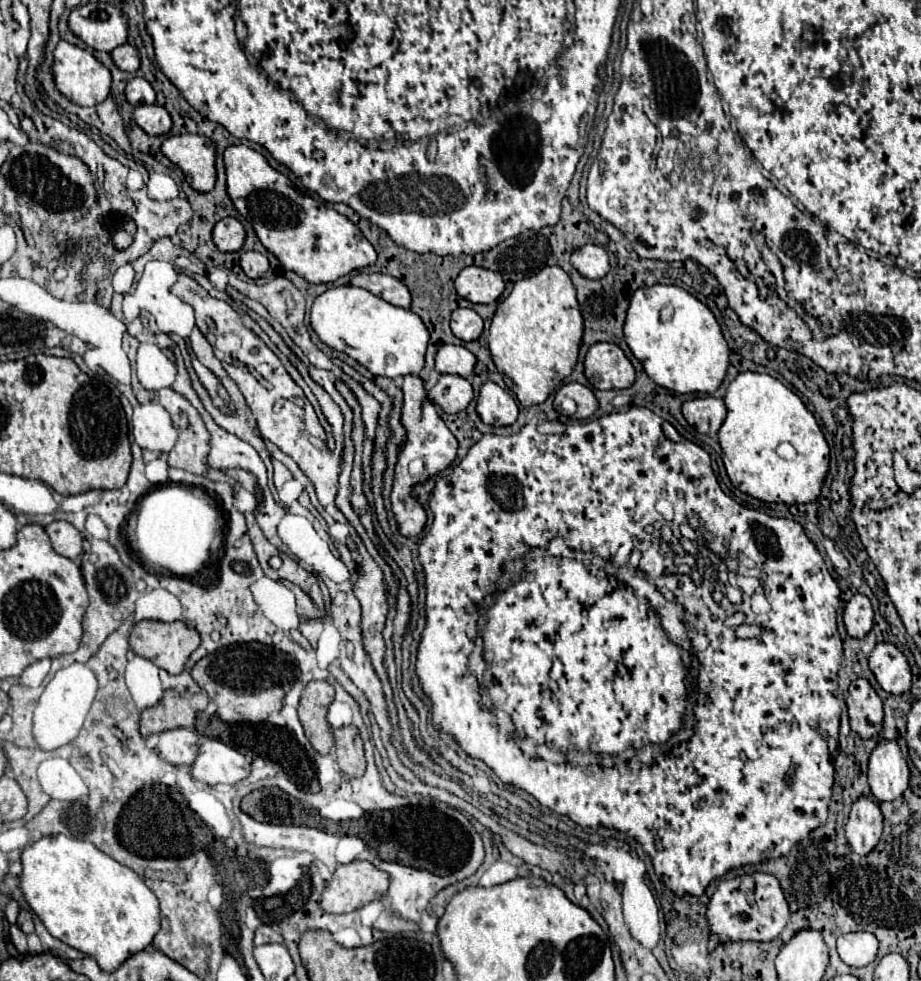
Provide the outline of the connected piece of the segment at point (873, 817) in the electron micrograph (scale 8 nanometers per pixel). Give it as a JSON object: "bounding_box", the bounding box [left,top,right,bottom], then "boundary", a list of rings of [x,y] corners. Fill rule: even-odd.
{"bounding_box":[845,796,883,854],"boundary":[[[859,796],[849,812],[845,836],[857,854],[869,854],[879,842],[883,830],[883,816],[879,804],[871,796]]]}

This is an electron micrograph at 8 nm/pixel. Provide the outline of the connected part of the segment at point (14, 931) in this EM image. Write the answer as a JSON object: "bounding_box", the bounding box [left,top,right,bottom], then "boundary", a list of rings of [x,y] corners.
{"bounding_box":[9,924,27,954],"boundary":[[[11,924],[11,926],[9,926],[9,934],[11,934],[11,940],[13,940],[15,948],[17,948],[21,954],[25,954],[25,952],[27,952],[27,936],[21,932],[21,928],[19,928],[17,924]]]}

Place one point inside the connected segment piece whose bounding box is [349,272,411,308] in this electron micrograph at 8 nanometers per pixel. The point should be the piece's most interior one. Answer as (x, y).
(394, 291)

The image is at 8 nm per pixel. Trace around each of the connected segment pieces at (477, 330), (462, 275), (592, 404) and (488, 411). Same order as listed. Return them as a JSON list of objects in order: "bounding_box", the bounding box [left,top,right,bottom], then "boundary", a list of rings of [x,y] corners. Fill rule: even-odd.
[{"bounding_box":[451,308,483,342],"boundary":[[[457,308],[451,316],[451,330],[463,342],[477,340],[483,332],[483,318],[471,308]]]},{"bounding_box":[455,266,505,304],"boundary":[[[467,266],[459,272],[455,282],[457,294],[477,302],[477,304],[491,304],[497,302],[497,298],[505,290],[505,282],[499,272],[481,268],[481,266]]]},{"bounding_box":[553,382,599,420],"boundary":[[[577,382],[563,384],[563,386],[559,388],[559,392],[555,394],[555,400],[553,400],[553,406],[555,406],[557,412],[563,412],[563,410],[561,410],[563,398],[573,398],[573,400],[577,402],[577,412],[573,414],[577,420],[587,420],[587,418],[591,418],[591,416],[597,412],[597,408],[599,408],[599,402],[597,402],[595,394],[593,394],[587,386],[577,384]]]},{"bounding_box":[477,382,519,426],"boundary":[[[485,382],[477,400],[477,414],[485,424],[511,426],[517,422],[519,406],[513,396],[499,388],[495,382]]]}]

